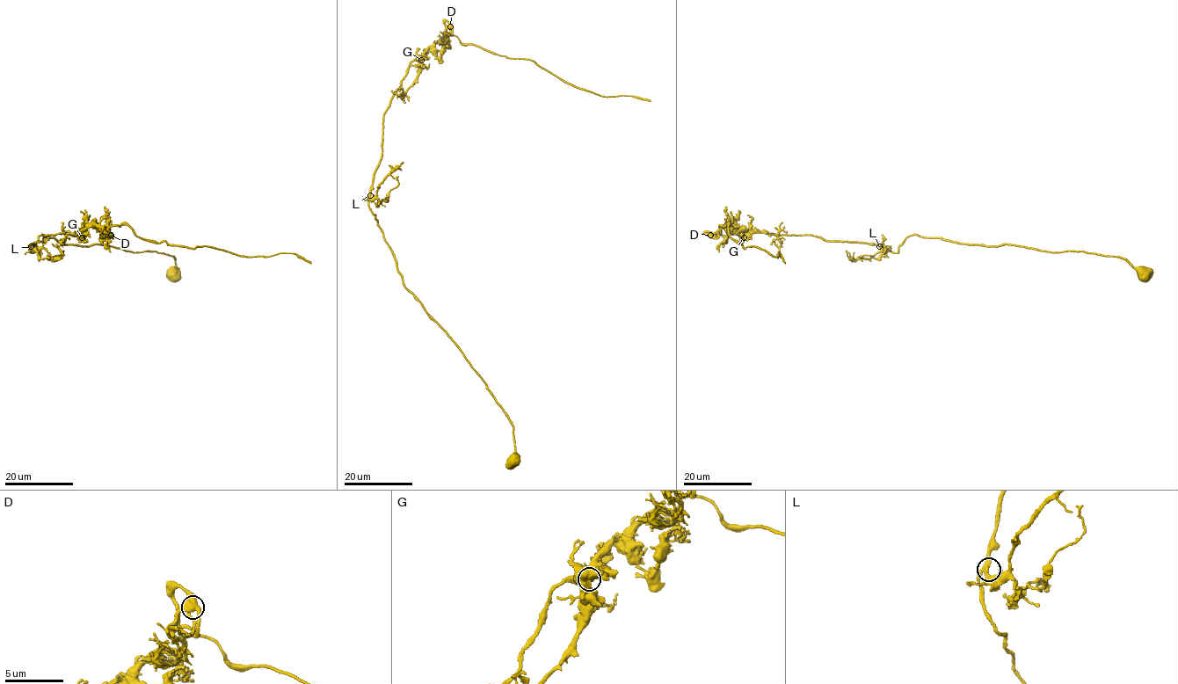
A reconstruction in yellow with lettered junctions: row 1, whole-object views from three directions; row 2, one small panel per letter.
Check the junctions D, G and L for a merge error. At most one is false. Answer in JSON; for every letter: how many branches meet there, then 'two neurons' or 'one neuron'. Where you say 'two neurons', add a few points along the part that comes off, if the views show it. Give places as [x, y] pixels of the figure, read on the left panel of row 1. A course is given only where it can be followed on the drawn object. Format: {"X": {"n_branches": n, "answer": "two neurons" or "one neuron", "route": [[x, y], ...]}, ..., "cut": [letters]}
{"D": {"n_branches": 4, "answer": "one neuron"}, "G": {"n_branches": 2, "answer": "one neuron"}, "L": {"n_branches": 3, "answer": "one neuron"}, "cut": []}

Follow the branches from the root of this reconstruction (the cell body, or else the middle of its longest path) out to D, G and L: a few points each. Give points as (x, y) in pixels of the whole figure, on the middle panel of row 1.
D: (512, 460), (512, 422), (460, 347), (405, 287), (367, 200), (391, 98), (409, 65), (445, 40), (450, 27)
G: (512, 460), (512, 422), (460, 347), (405, 287), (368, 205), (381, 155), (383, 113), (409, 65), (421, 60)
L: (512, 460), (512, 422), (460, 347), (405, 287), (395, 254), (369, 207), (367, 198), (370, 195)

